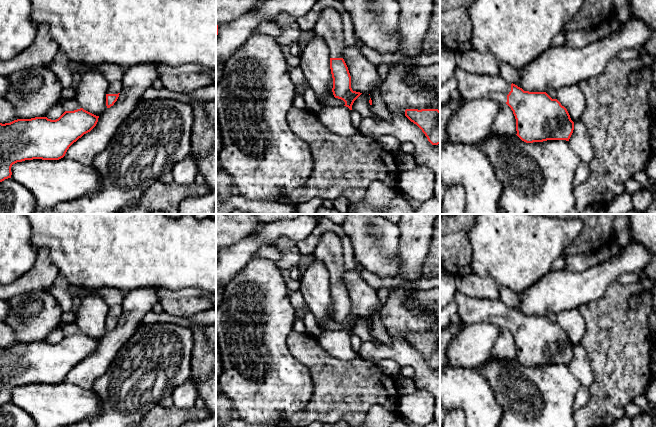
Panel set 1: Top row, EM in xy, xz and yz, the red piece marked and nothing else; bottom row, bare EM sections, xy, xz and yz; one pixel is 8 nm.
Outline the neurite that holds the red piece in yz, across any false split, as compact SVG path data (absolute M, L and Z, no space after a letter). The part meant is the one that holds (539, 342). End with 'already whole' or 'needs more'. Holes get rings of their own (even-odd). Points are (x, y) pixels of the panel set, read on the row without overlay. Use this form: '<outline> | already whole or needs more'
M458 290L454 302L460 320L440 330L440 367L447 367L447 348L460 331L467 325L483 321L506 327L511 332L516 343L516 359L522 365L569 365L574 346L567 333L546 316L524 315L499 299L472 298Z | needs more

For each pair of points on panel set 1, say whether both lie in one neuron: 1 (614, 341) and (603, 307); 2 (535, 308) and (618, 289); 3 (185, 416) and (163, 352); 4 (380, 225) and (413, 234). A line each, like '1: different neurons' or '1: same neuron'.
1: same neuron
2: different neurons
3: different neurons
4: different neurons

